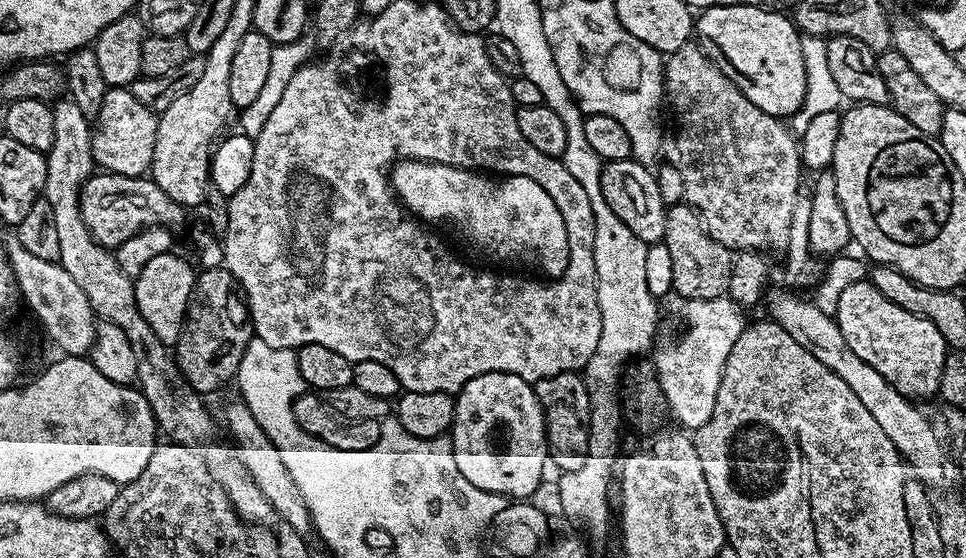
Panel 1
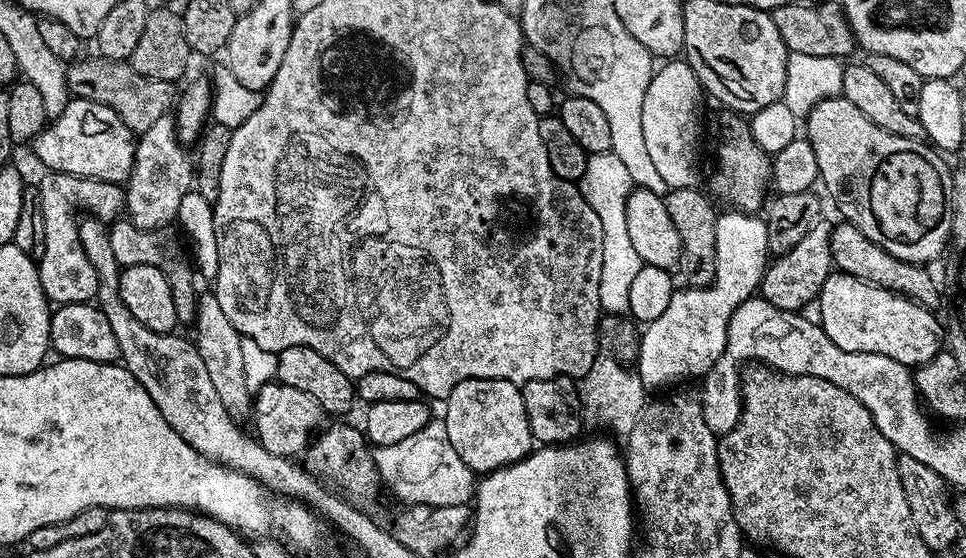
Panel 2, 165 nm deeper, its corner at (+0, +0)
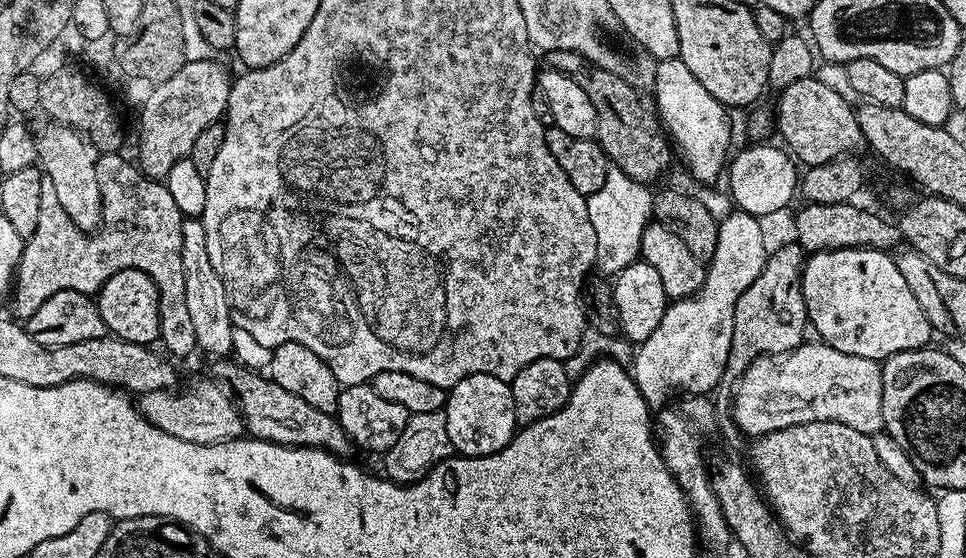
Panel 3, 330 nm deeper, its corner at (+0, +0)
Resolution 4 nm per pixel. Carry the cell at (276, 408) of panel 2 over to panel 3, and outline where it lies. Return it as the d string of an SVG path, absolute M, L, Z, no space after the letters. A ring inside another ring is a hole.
M215 378L196 380L179 390L152 390L139 397L140 413L158 430L182 438L182 442L195 444L221 444L227 440L238 440L245 435L244 420L229 389Z

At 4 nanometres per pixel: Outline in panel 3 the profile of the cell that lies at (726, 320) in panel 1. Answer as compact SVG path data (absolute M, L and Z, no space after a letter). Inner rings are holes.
M803 343L790 352L778 356L760 356L735 381L736 393L732 396L732 421L745 437L765 436L786 426L798 426L806 422L842 422L862 430L862 434L875 436L884 427L882 418L882 374L880 364L870 358L858 358L854 354L842 354L828 344Z

